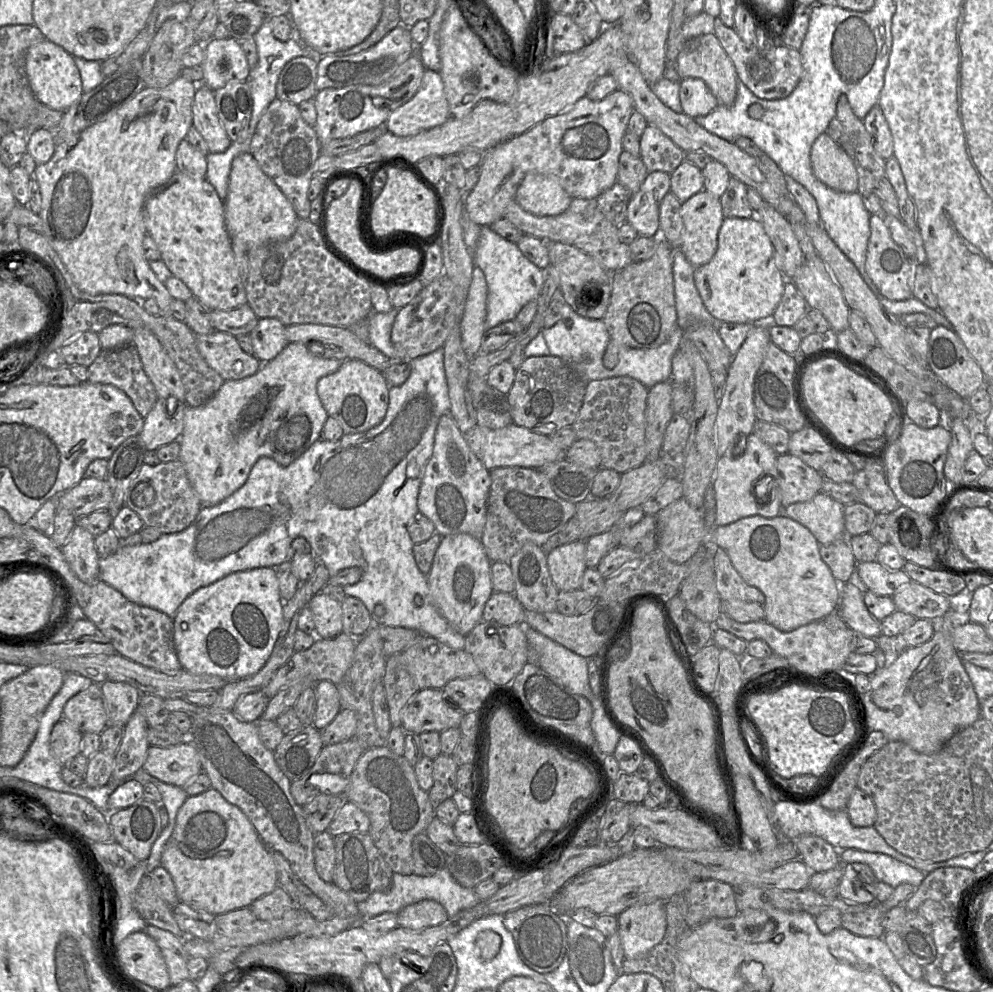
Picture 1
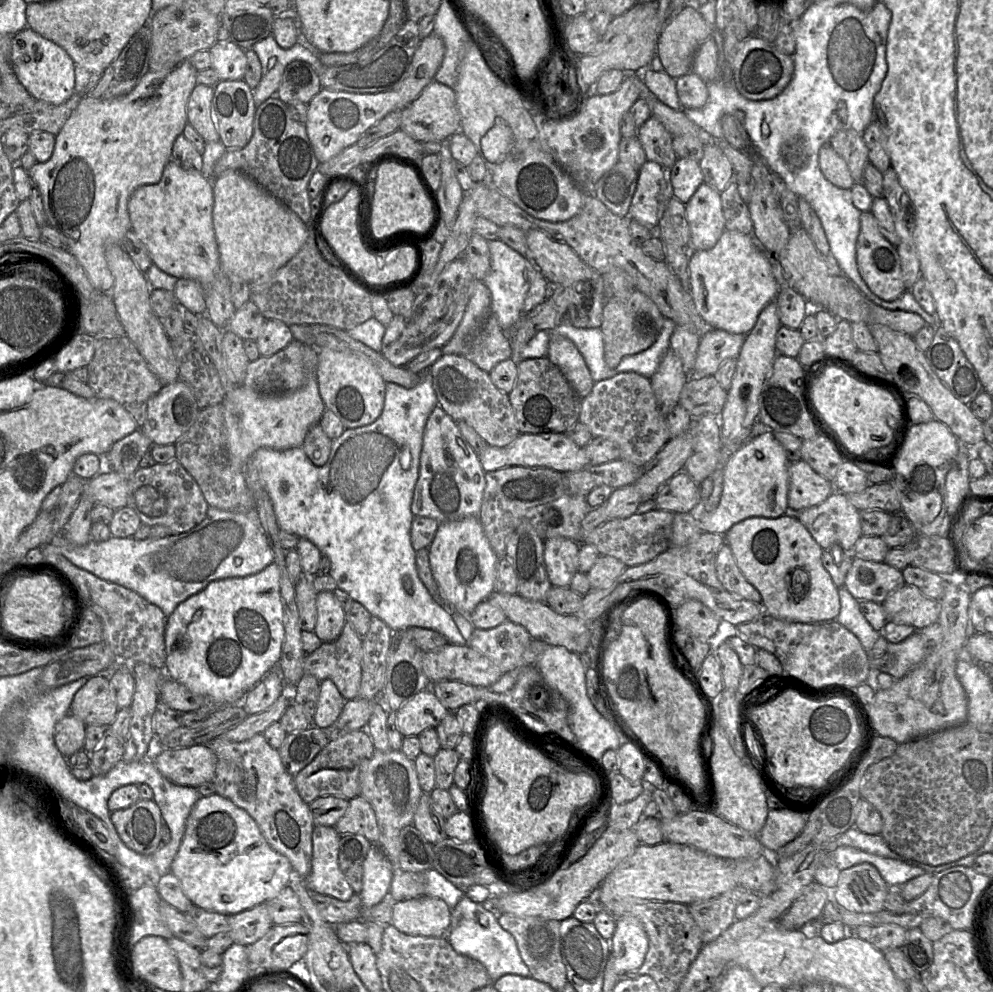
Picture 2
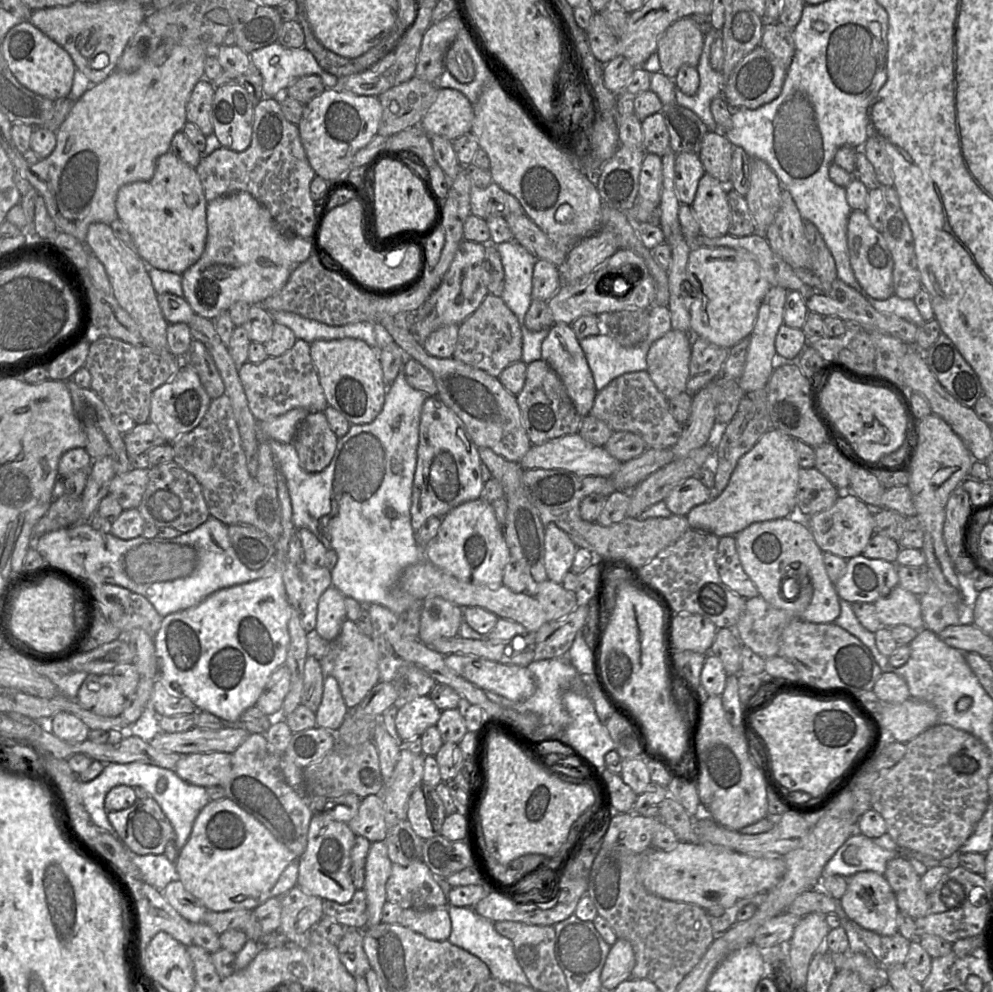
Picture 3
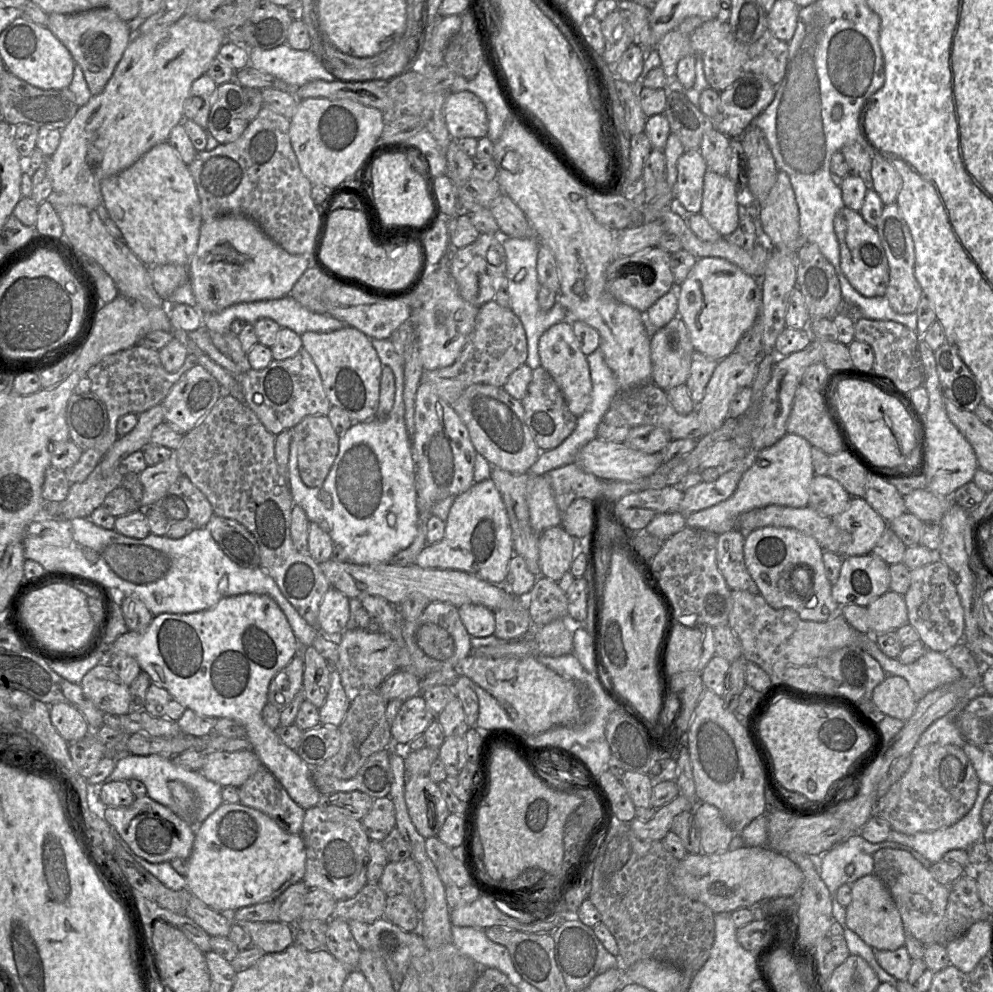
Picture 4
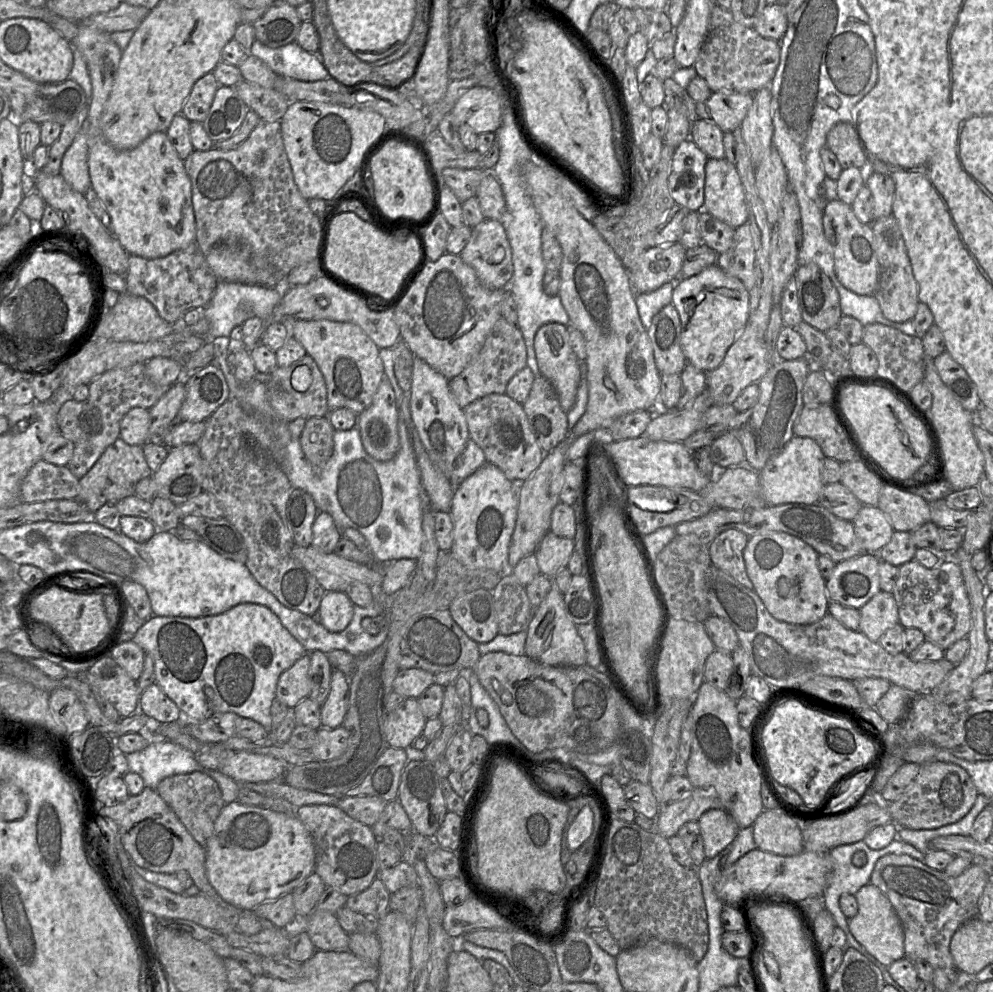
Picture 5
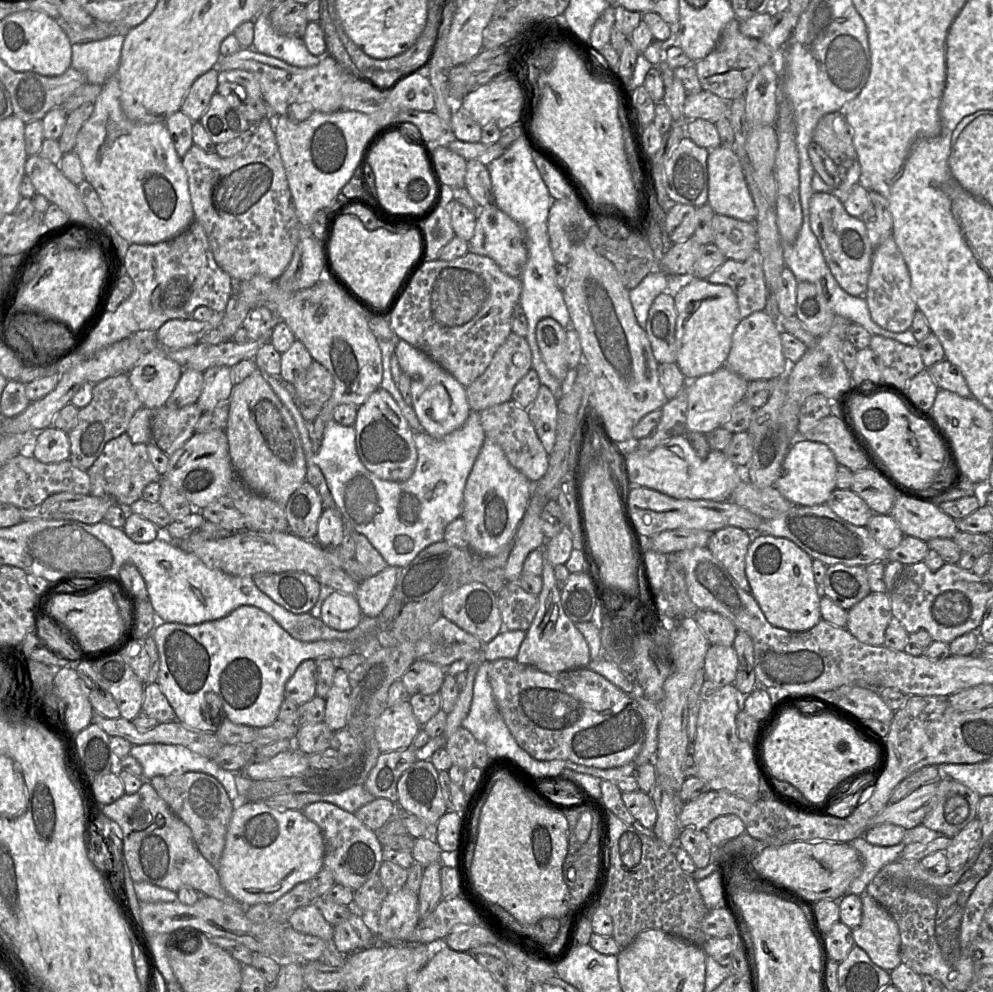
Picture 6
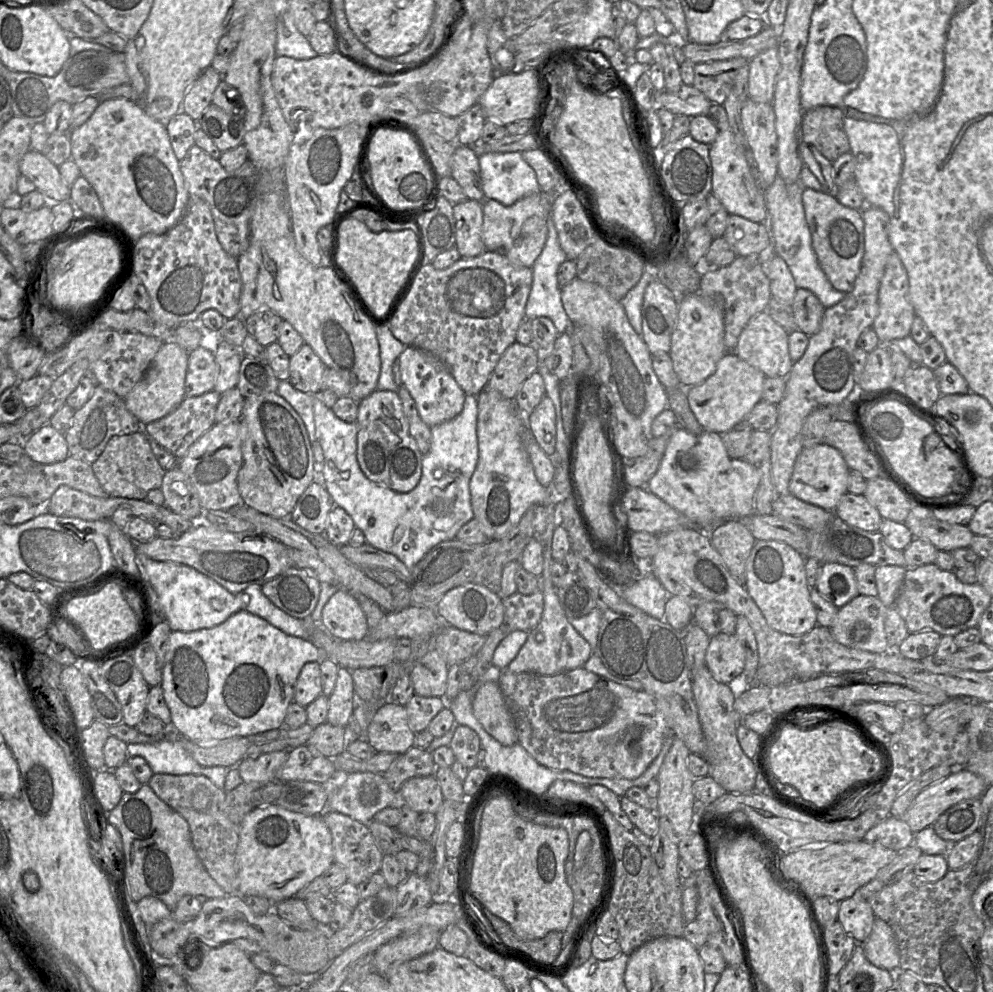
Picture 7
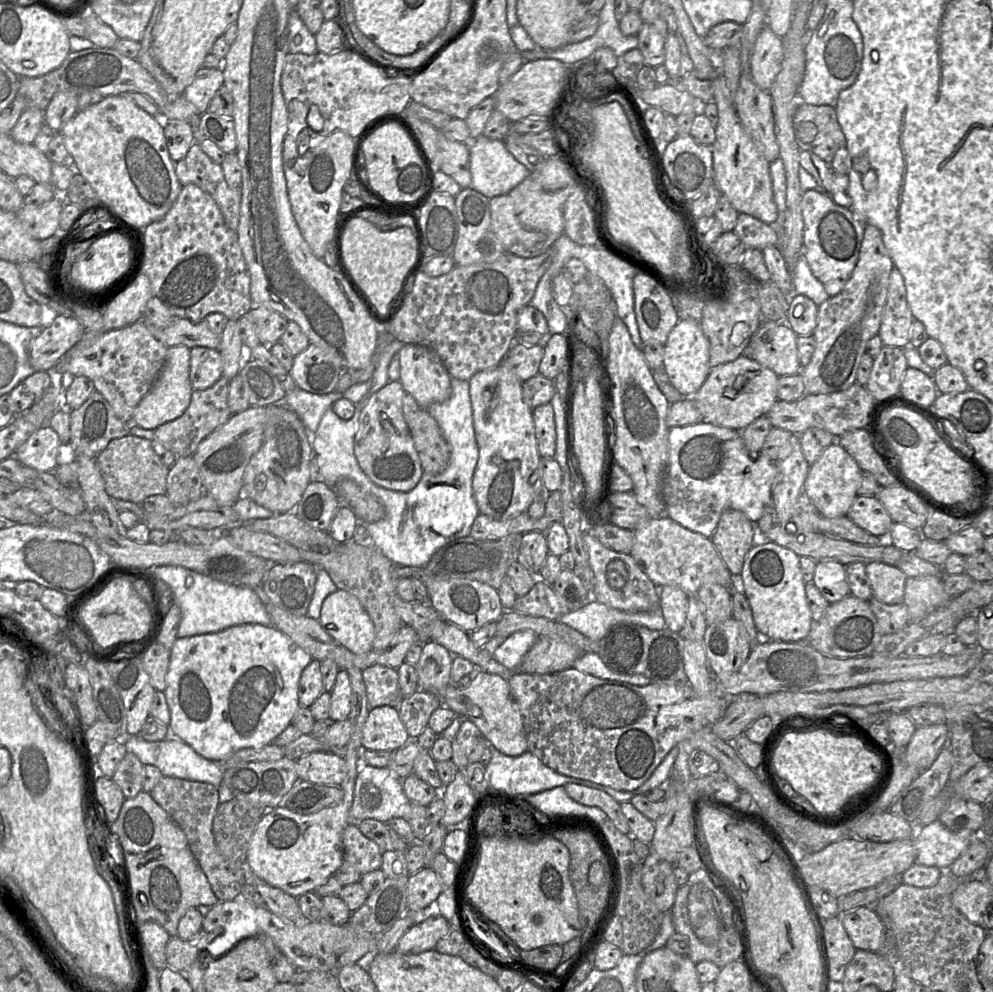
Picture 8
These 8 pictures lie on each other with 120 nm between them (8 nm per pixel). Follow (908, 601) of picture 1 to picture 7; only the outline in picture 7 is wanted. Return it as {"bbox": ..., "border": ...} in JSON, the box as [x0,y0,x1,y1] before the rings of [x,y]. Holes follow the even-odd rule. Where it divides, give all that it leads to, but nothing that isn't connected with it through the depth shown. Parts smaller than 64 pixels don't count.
{"bbox":[831,594,890,653],"border":[[[859,594],[838,609],[831,624],[834,639],[849,648],[872,653],[890,651],[884,622],[888,607],[877,596]]]}

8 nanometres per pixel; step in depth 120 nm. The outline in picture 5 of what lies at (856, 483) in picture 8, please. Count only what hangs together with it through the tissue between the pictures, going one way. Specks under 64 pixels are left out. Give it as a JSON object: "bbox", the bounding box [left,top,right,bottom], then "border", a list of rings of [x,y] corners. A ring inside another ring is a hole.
{"bbox":[758,436,825,506],"border":[[[793,436],[783,450],[758,472],[761,495],[766,506],[781,504],[816,504],[824,487],[822,469],[825,455],[810,437]]]}

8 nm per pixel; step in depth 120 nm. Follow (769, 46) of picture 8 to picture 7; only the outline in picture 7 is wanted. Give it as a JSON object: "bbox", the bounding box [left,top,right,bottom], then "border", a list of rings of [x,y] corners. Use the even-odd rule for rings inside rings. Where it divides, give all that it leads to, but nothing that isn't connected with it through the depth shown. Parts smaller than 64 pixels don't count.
{"bbox":[748,46,779,104],"border":[[[777,46],[758,54],[749,61],[748,93],[752,101],[772,104],[779,70]]]}

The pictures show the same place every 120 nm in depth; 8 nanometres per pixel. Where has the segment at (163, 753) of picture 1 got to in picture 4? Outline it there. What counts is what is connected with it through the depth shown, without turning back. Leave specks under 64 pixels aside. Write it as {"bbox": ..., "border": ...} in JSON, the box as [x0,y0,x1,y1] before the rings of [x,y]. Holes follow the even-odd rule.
{"bbox":[200,749,263,787],"border":[[[252,749],[234,752],[211,751],[207,752],[206,763],[200,770],[209,781],[222,787],[240,787],[263,764]]]}

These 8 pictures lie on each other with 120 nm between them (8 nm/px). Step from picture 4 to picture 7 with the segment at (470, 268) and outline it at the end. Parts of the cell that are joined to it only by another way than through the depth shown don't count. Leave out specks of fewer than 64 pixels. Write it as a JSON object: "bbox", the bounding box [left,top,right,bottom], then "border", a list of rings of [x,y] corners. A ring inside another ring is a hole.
{"bbox":[482,192,553,267],"border":[[[540,192],[528,195],[510,206],[493,199],[482,201],[482,240],[487,251],[500,253],[516,266],[532,267],[547,240],[547,219],[551,214],[553,196]]]}

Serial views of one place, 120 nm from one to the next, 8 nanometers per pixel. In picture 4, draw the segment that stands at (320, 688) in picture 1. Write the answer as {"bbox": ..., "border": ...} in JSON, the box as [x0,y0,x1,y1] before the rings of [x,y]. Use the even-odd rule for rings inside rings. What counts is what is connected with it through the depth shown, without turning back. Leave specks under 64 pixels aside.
{"bbox":[319,670,350,727],"border":[[[332,670],[328,694],[324,704],[319,708],[320,723],[324,726],[339,727],[346,716],[350,703],[342,686],[340,674],[338,671]]]}

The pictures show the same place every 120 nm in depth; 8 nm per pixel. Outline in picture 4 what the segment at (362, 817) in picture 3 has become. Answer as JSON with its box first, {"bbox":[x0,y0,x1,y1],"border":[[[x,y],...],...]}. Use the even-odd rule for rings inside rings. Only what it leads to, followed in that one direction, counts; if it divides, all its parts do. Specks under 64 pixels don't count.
{"bbox":[360,796,396,842],"border":[[[389,796],[374,799],[371,810],[360,822],[370,840],[382,842],[396,827],[395,808]]]}

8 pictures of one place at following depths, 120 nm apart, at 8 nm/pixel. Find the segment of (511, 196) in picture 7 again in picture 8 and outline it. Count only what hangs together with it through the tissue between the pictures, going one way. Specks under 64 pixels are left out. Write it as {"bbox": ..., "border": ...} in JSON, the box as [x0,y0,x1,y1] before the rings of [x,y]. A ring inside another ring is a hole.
{"bbox":[465,135,531,199],"border":[[[481,135],[465,143],[470,150],[470,188],[489,199],[507,194],[531,173],[507,150],[504,141]]]}

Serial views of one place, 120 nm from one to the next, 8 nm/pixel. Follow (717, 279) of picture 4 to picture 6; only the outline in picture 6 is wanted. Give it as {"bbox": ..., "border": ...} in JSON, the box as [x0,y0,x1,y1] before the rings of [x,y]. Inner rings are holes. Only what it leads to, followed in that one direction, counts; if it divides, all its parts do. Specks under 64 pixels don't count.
{"bbox":[674,278,741,381],"border":[[[695,278],[678,291],[674,300],[677,312],[676,364],[687,381],[693,381],[726,364],[733,333],[741,321],[737,297],[728,285]]]}

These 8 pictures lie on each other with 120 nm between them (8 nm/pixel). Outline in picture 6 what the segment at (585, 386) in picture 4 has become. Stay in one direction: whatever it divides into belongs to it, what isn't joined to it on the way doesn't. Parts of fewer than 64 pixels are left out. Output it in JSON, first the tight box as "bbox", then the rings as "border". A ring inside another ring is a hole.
{"bbox":[536,318,568,383],"border":[[[552,318],[541,319],[536,326],[536,341],[550,374],[562,383],[568,372],[566,330]]]}

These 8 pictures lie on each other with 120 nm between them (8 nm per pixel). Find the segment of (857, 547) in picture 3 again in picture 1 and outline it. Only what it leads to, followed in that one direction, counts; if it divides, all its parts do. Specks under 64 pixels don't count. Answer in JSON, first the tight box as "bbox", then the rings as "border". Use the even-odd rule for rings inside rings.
{"bbox":[782,492,846,545],"border":[[[820,492],[811,500],[791,504],[782,514],[806,527],[820,545],[846,539],[844,507],[827,494]]]}

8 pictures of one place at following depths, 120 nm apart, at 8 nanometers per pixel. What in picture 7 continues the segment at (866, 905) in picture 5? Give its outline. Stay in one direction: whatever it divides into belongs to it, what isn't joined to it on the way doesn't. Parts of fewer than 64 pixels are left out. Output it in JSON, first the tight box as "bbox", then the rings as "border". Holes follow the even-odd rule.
{"bbox":[862,917,900,970],"border":[[[876,917],[870,935],[862,944],[866,958],[876,967],[892,970],[900,966],[900,956],[893,930]]]}

